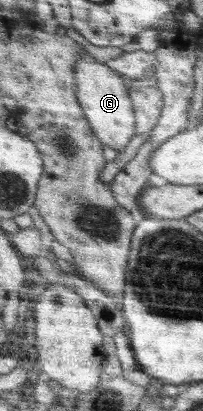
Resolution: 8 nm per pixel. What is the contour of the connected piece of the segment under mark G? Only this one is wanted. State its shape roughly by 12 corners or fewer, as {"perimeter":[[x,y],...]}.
{"perimeter":[[88,55],[79,100],[100,142],[119,151],[137,135],[129,80]]}

